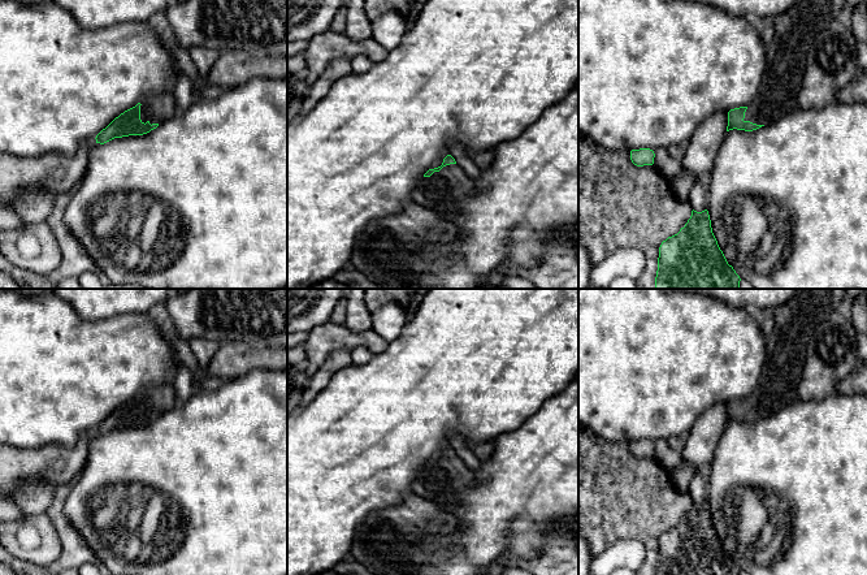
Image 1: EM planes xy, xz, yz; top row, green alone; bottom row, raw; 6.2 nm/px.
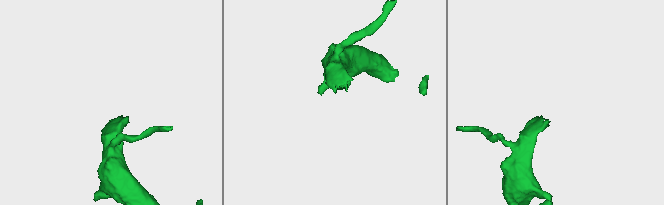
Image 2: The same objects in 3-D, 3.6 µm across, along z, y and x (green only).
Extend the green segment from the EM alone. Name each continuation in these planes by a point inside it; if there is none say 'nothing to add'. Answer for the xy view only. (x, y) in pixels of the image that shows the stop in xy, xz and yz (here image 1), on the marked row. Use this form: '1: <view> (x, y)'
1: xy (157, 108)

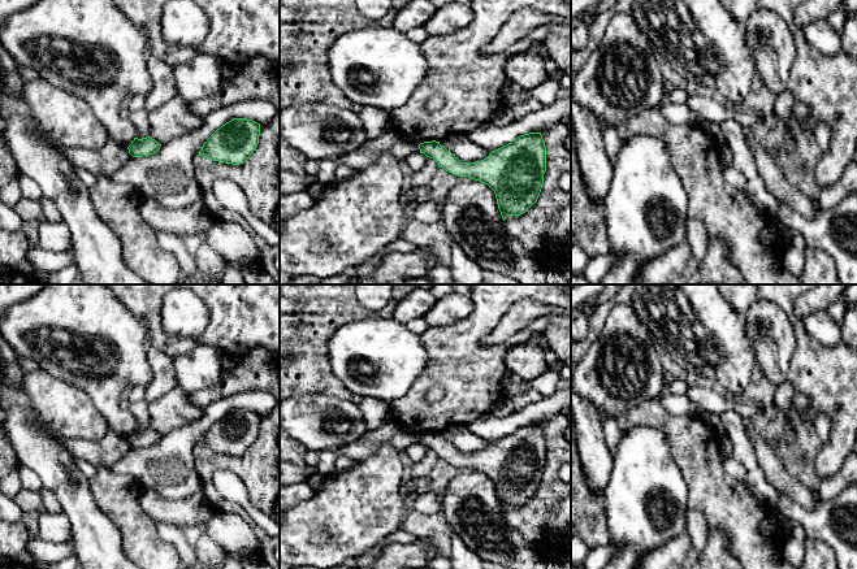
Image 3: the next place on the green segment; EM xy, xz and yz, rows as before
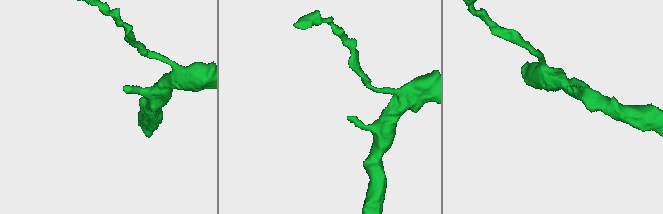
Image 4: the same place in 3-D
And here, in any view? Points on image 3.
nothing to add

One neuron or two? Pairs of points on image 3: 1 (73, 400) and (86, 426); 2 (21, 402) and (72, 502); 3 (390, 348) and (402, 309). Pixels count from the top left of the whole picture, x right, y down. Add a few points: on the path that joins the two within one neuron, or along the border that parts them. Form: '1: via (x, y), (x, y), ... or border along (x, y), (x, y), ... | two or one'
1: via (73, 407), (73, 412), (81, 420) | one
2: via (22, 426), (63, 477) | one
3: border along (393, 317), (405, 324) | two

